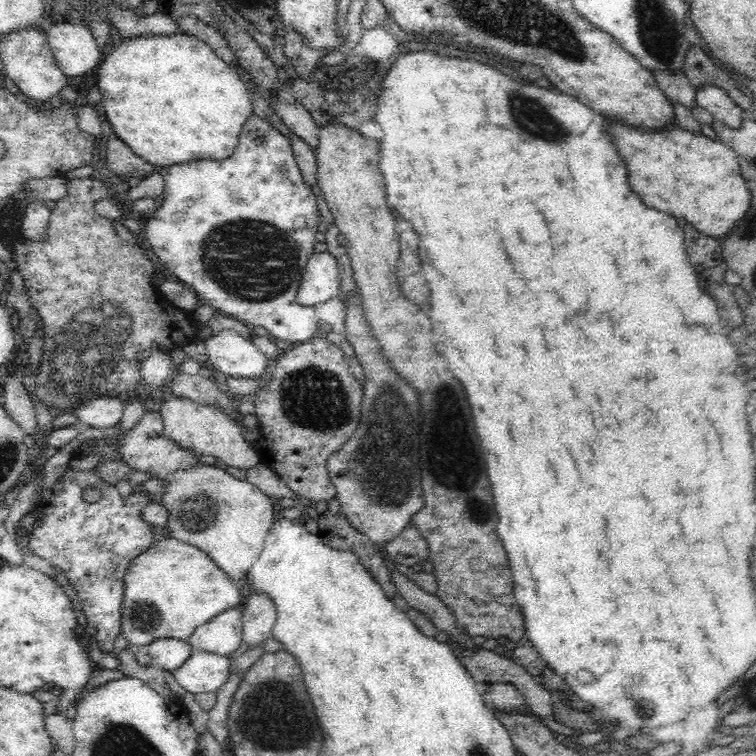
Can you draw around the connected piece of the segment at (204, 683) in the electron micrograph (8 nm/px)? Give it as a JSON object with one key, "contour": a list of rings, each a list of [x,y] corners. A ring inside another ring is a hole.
{"contour":[[[193,649],[190,658],[172,673],[192,695],[217,693],[231,676],[231,663],[227,657]]]}

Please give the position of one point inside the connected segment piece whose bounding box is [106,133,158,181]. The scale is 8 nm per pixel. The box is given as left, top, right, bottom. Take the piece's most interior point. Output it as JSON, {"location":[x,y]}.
{"location":[121,160]}

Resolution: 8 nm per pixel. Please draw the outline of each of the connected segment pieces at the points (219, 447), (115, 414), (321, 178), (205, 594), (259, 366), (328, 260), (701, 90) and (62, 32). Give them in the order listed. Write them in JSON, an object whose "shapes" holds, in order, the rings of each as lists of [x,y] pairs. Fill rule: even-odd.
{"shapes":[[[[176,397],[162,404],[160,415],[163,421],[163,432],[168,439],[187,448],[192,454],[222,466],[234,466],[240,470],[254,468],[259,463],[259,455],[252,450],[243,436],[243,430],[237,422],[232,421],[218,407],[210,404],[192,402],[186,397]]],[[[100,397],[84,403],[78,419],[83,426],[107,430],[120,425],[126,413],[126,403],[118,397]]],[[[327,123],[318,130],[317,136],[317,149],[314,153],[317,162],[318,194],[321,198],[324,210],[332,214],[333,223],[336,224],[339,228],[339,232],[342,233],[347,240],[346,247],[352,275],[357,284],[357,290],[360,298],[363,299],[363,314],[366,316],[367,322],[370,324],[372,334],[375,335],[376,341],[379,342],[379,347],[384,355],[384,358],[386,358],[387,362],[394,367],[396,374],[398,374],[405,383],[410,383],[410,385],[414,387],[416,394],[420,394],[420,412],[422,412],[422,418],[424,418],[424,422],[422,422],[422,424],[424,424],[424,434],[420,434],[419,456],[422,474],[421,490],[424,504],[420,510],[416,510],[416,512],[411,516],[409,524],[416,527],[416,530],[418,530],[420,535],[426,539],[426,543],[428,544],[428,557],[426,561],[432,564],[433,576],[435,576],[435,580],[437,582],[435,595],[442,600],[450,611],[452,611],[452,614],[456,617],[456,621],[464,627],[464,631],[466,631],[466,634],[469,637],[486,636],[487,639],[497,639],[500,636],[506,636],[506,638],[509,638],[510,641],[515,642],[516,647],[514,651],[510,653],[510,658],[515,663],[518,663],[524,670],[528,671],[533,677],[540,679],[541,674],[547,666],[546,663],[542,661],[540,653],[536,651],[536,647],[534,647],[534,645],[526,639],[526,636],[524,636],[523,613],[522,610],[520,610],[519,603],[516,602],[515,595],[512,594],[512,573],[510,567],[508,566],[507,556],[505,555],[502,542],[499,534],[497,533],[499,516],[496,514],[496,510],[494,510],[494,500],[492,500],[492,491],[486,474],[486,464],[484,464],[484,458],[480,456],[480,440],[478,440],[476,430],[474,430],[474,422],[472,422],[472,414],[470,414],[470,406],[468,406],[468,400],[466,400],[464,388],[460,386],[460,382],[458,382],[458,378],[456,378],[456,376],[448,376],[448,372],[450,372],[450,370],[448,370],[448,366],[444,366],[444,362],[442,362],[442,360],[438,360],[438,358],[440,358],[440,354],[434,350],[434,344],[432,344],[432,332],[430,332],[432,322],[430,322],[430,318],[428,318],[428,316],[420,310],[419,305],[411,303],[405,296],[403,296],[400,285],[397,281],[397,262],[400,258],[401,251],[399,233],[396,231],[396,219],[394,219],[391,207],[388,206],[387,203],[385,178],[382,176],[381,170],[378,168],[378,144],[376,144],[376,141],[361,135],[359,131],[344,126],[343,123]],[[492,556],[494,556],[494,572],[476,572],[476,570],[486,570],[486,568],[480,568],[480,566],[484,566],[484,562],[486,562],[488,558],[492,558]]],[[[160,537],[129,564],[124,577],[121,633],[132,646],[148,646],[156,639],[188,641],[192,633],[220,612],[242,605],[243,588],[203,551],[175,538]]],[[[223,330],[205,340],[207,358],[214,370],[232,378],[258,379],[266,377],[268,359],[252,343],[235,330]]],[[[327,250],[313,251],[301,276],[296,300],[302,306],[312,306],[334,298],[340,292],[340,276],[334,255]]],[[[709,83],[695,88],[694,94],[698,106],[708,110],[713,118],[721,120],[732,129],[738,128],[746,117],[728,93],[714,84]]],[[[54,24],[46,38],[57,66],[69,78],[86,74],[102,58],[102,52],[86,25]]]]}

